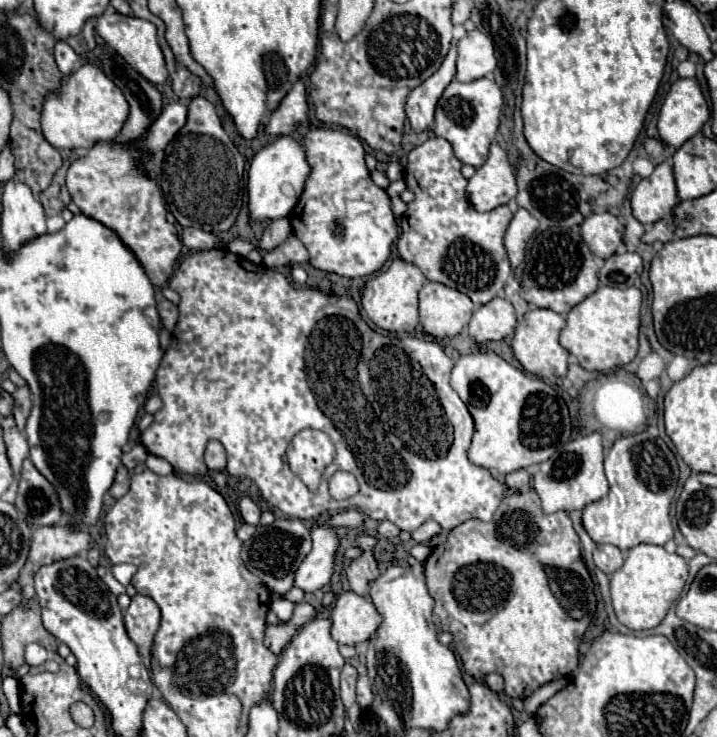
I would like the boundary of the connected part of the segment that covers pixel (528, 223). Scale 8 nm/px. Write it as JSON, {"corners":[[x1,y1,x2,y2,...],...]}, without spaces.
{"corners":[[519,207,515,211,515,215,507,227,507,233,505,233,505,249,507,249,513,269,525,259,527,241,533,235,533,231,537,229,537,225,539,225,537,219,527,209]]}

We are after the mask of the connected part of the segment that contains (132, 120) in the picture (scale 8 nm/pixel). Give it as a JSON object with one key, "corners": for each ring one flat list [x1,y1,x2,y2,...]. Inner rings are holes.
{"corners":[[115,53,103,57,103,71,123,91,131,107,129,117,119,133,119,141,133,141,133,137,145,133,145,125,149,125,149,121,161,113,161,93]]}

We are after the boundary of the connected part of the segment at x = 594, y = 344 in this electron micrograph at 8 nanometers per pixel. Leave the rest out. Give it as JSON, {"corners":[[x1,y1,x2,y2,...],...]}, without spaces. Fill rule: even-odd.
{"corners":[[599,287,593,295,589,295,569,311,567,325,561,331,559,343,577,357,579,365,585,371,607,371,619,365,627,365,635,359,639,347,639,313,641,291,637,287]]}

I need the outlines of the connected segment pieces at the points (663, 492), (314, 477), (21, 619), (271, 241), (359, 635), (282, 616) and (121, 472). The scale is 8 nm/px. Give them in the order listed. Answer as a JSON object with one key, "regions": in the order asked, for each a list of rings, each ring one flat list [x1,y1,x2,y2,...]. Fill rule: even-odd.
{"regions":[[[647,431,619,437,605,457,605,475,611,487,609,495,583,509,583,527,595,543,611,543,627,551,641,543,665,545,673,539,669,507,677,489,679,467,663,439]],[[303,429,289,443,287,459,293,473,299,475,309,489,315,489,325,467,333,461,333,443,321,431]],[[27,599,21,607,3,617,1,641,5,665,11,669,19,669,23,665,23,651,27,643,39,643,51,651,59,647,57,639,45,629,41,621,41,609,35,599]],[[287,217,273,219,273,221,267,223,267,227,265,227,265,231,263,231,263,237,261,237,261,241,259,241,259,249,271,251,271,249,275,249,277,245,281,245,289,235,291,235,289,219,287,219]],[[343,591,337,595,331,611,331,637,337,643,355,645,367,641,375,633,379,621,381,617,369,597]],[[275,599,271,603,271,611,279,617,279,621,291,621,293,609,295,609,295,603,291,603,287,599]],[[119,465,119,469,117,469,117,475,115,475,115,481,113,481,113,485,111,485,111,489,109,489,109,495,113,497,113,499,121,499,127,491,129,491,129,471,127,471,127,467,125,465]]]}

